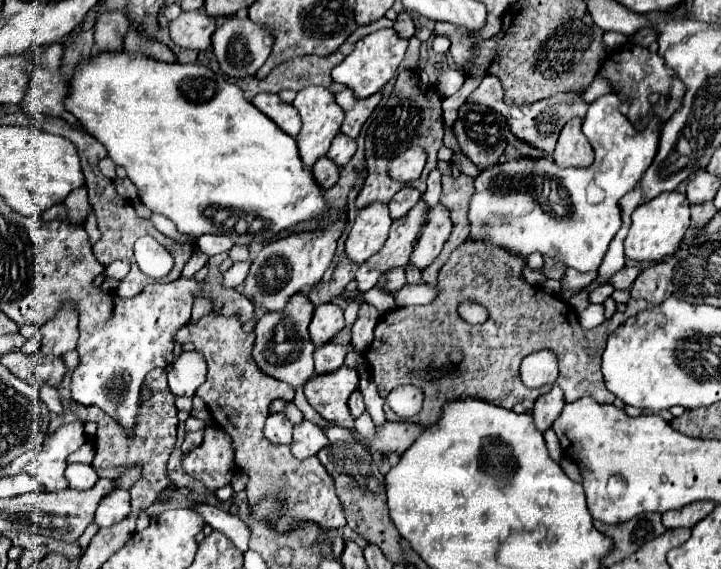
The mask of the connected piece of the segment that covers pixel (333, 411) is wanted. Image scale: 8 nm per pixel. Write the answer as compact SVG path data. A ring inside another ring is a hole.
M340 366L330 374L316 374L304 384L308 404L326 420L336 420L338 426L354 430L354 416L348 412L348 396L358 388L358 372Z

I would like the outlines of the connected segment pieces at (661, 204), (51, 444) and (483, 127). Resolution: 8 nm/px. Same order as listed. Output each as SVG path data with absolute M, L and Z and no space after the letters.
M662 192L632 212L632 226L624 240L624 252L636 262L658 262L666 254L674 254L690 226L690 204L680 192Z
M68 422L62 424L56 432L50 432L46 442L40 446L38 456L26 466L26 472L34 476L40 484L48 490L62 490L66 488L64 470L68 466L68 456L76 452L86 442L82 424Z
M466 102L460 106L458 110L458 120L452 126L462 152L478 166L478 168L486 168L492 166L494 162L498 162L498 158L504 154L506 148L506 118L502 114L498 114L496 110L490 110L488 106L482 104L472 104Z

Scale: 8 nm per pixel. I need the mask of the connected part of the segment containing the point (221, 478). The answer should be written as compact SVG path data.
M216 424L204 430L204 440L194 450L182 454L182 468L192 478L200 480L208 490L218 490L230 484L236 462L230 436Z

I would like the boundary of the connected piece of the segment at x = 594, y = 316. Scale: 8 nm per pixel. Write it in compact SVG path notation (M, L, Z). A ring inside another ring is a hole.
M590 304L586 312L578 314L582 328L596 328L604 322L604 304Z

